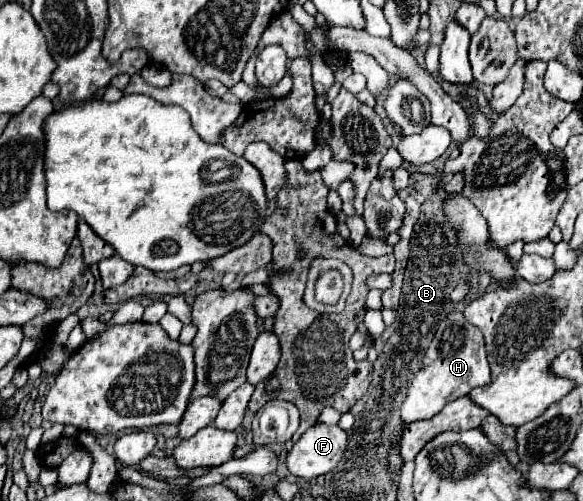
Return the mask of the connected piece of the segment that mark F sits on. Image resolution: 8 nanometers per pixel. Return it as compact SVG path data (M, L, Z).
M338 424L312 426L288 452L286 466L304 480L328 474L348 452L348 432Z

